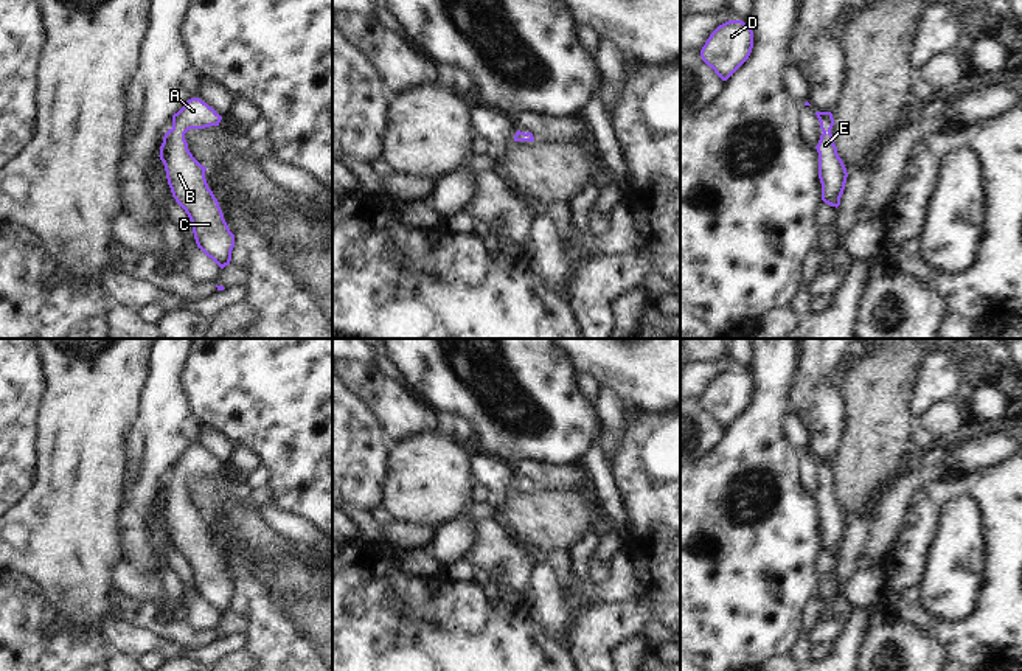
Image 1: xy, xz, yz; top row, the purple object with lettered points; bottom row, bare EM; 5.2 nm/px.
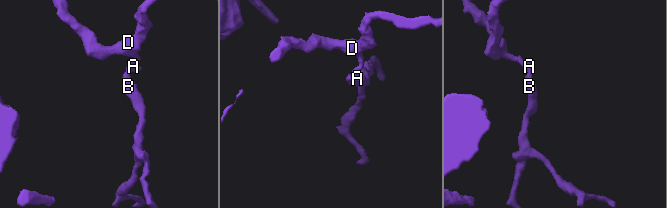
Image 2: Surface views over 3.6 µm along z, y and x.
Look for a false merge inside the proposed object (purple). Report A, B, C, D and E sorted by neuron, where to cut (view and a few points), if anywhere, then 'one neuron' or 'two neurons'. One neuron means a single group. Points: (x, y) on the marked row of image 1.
A B C D E; no cut; one neuron

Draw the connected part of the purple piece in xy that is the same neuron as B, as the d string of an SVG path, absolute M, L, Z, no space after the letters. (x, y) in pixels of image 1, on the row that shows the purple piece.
M191 98L186 104L172 115L172 127L165 134L160 146L160 160L165 165L168 185L172 197L188 214L197 247L211 258L221 269L230 264L231 250L235 247L235 235L230 231L222 210L213 191L208 188L205 171L189 152L185 134L189 129L205 129L210 126L219 126L222 116L203 103L200 98Z

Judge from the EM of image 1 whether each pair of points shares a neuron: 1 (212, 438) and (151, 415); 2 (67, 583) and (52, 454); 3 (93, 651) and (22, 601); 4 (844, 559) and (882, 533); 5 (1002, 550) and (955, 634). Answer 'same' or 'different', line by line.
1: different
2: same
3: same
4: same
5: same

